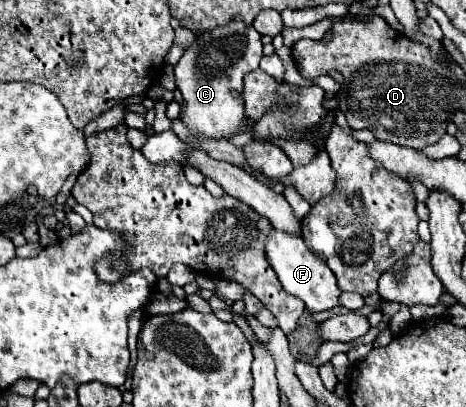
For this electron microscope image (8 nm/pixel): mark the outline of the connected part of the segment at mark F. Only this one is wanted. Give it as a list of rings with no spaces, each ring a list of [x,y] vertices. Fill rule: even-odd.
[[[273,229],[267,239],[267,259],[269,259],[271,267],[275,267],[275,273],[281,281],[283,289],[289,295],[303,299],[303,303],[309,311],[319,313],[319,311],[327,311],[327,309],[333,309],[339,305],[341,289],[337,287],[335,275],[331,273],[327,263],[323,263],[323,259],[319,259],[315,253],[309,251],[309,247],[305,245],[305,241],[301,237]]]

